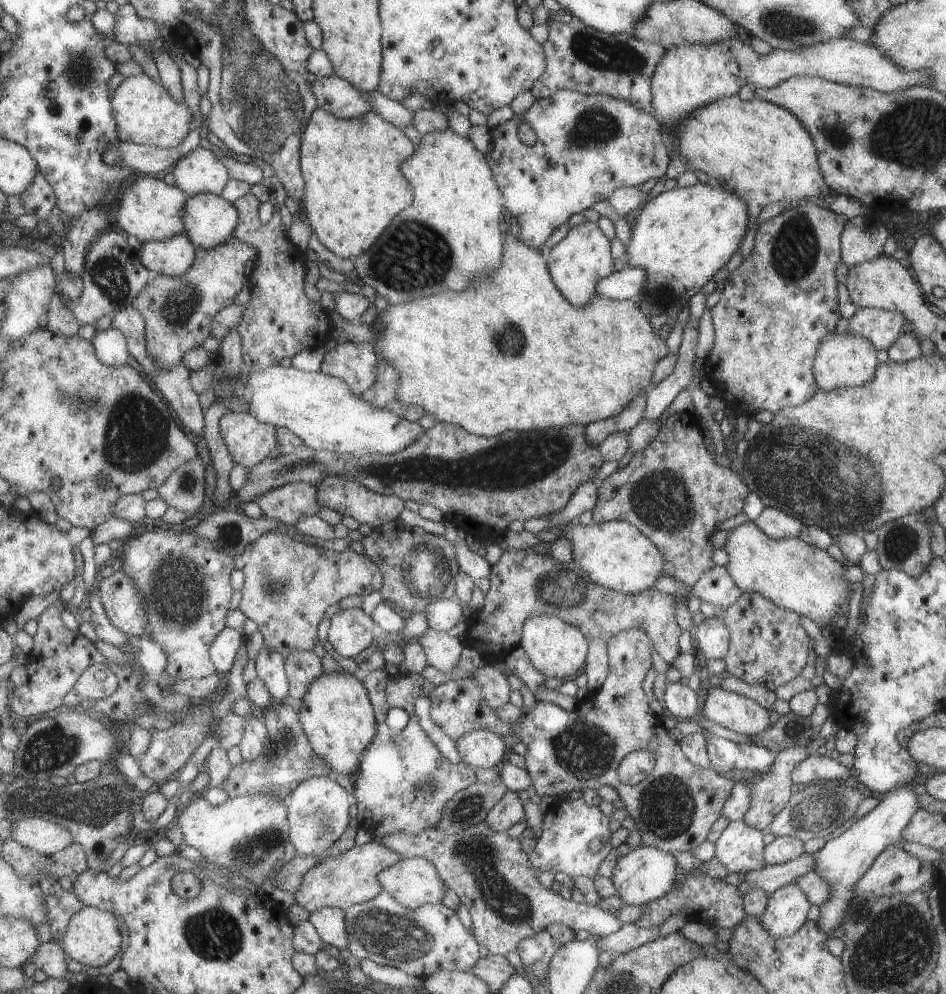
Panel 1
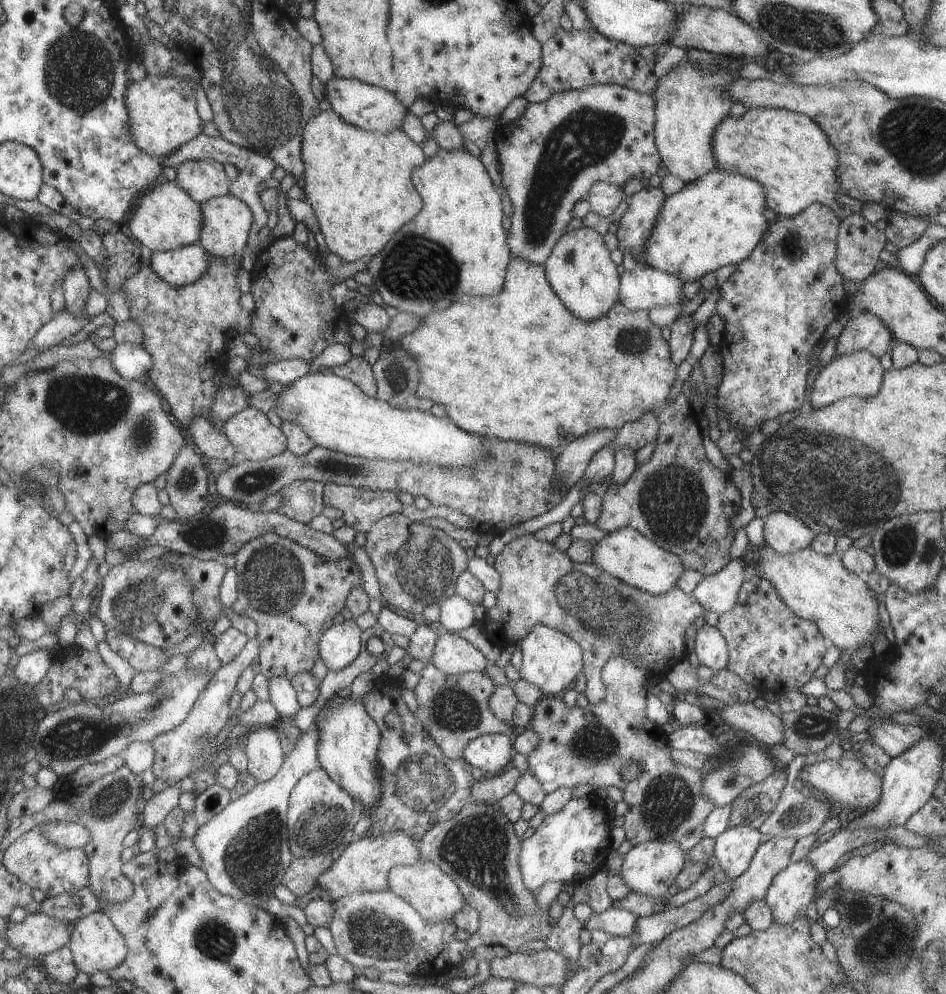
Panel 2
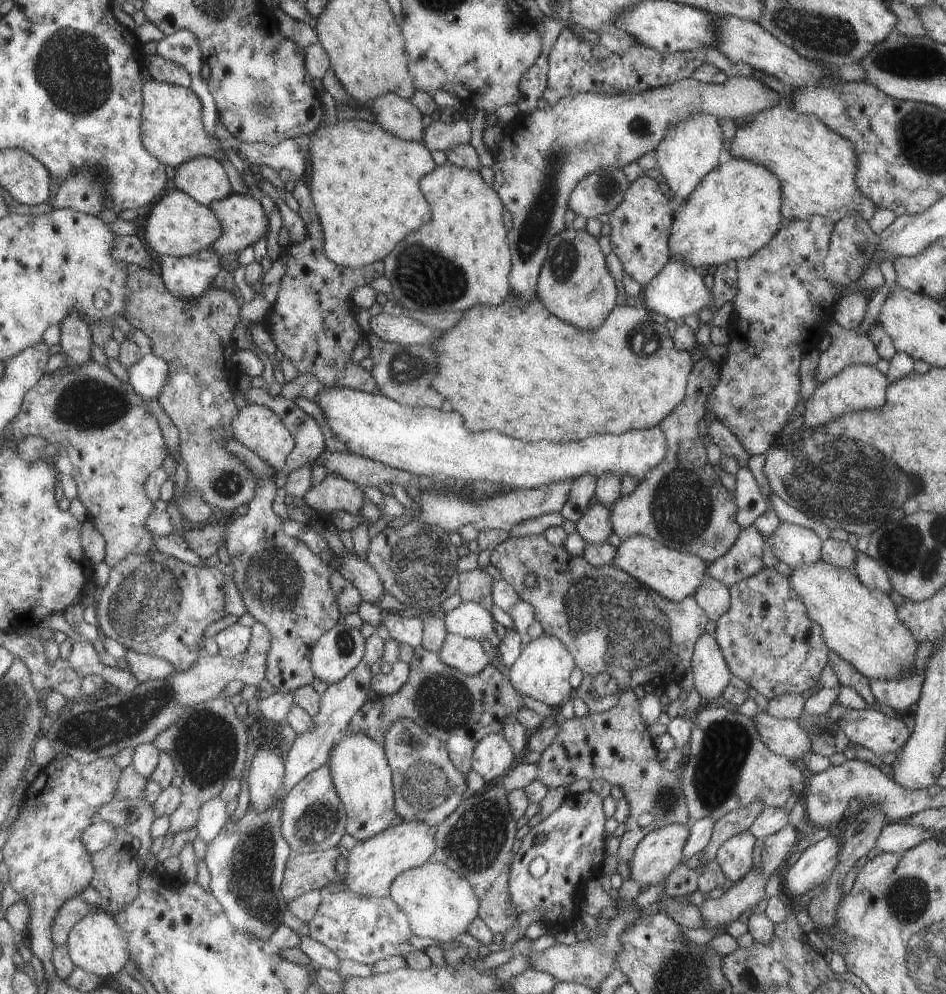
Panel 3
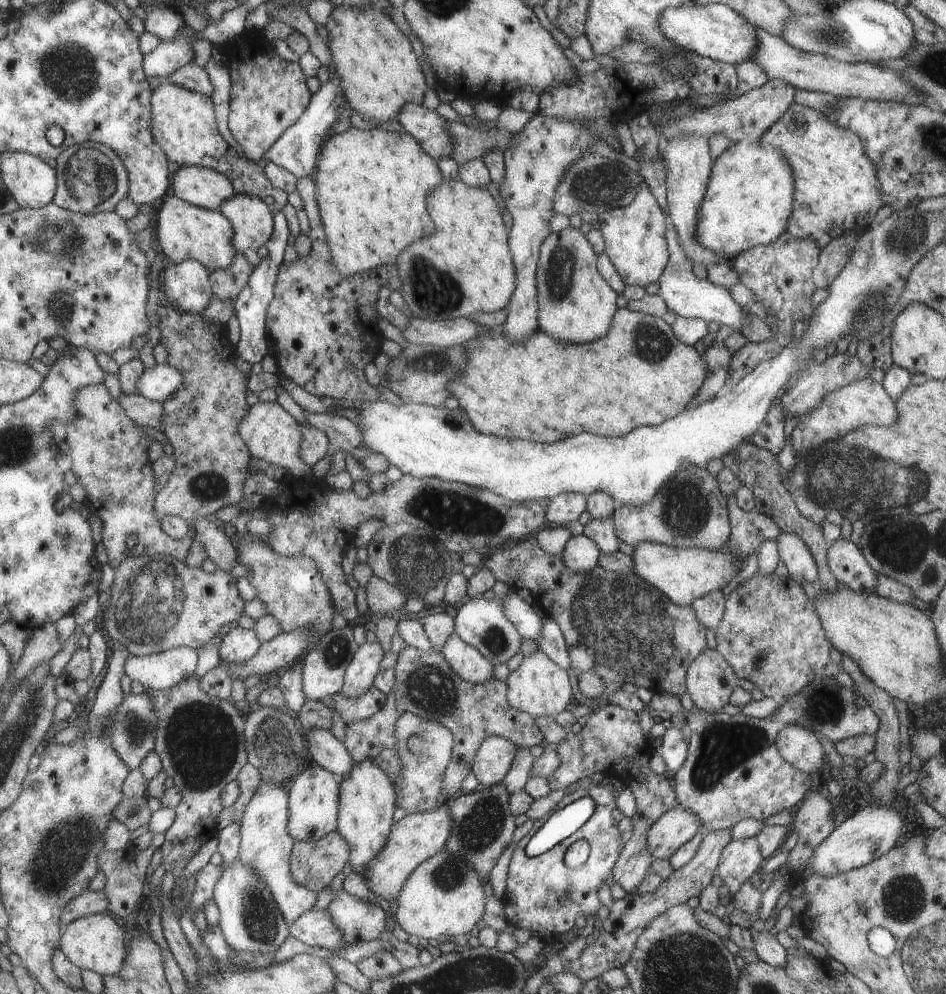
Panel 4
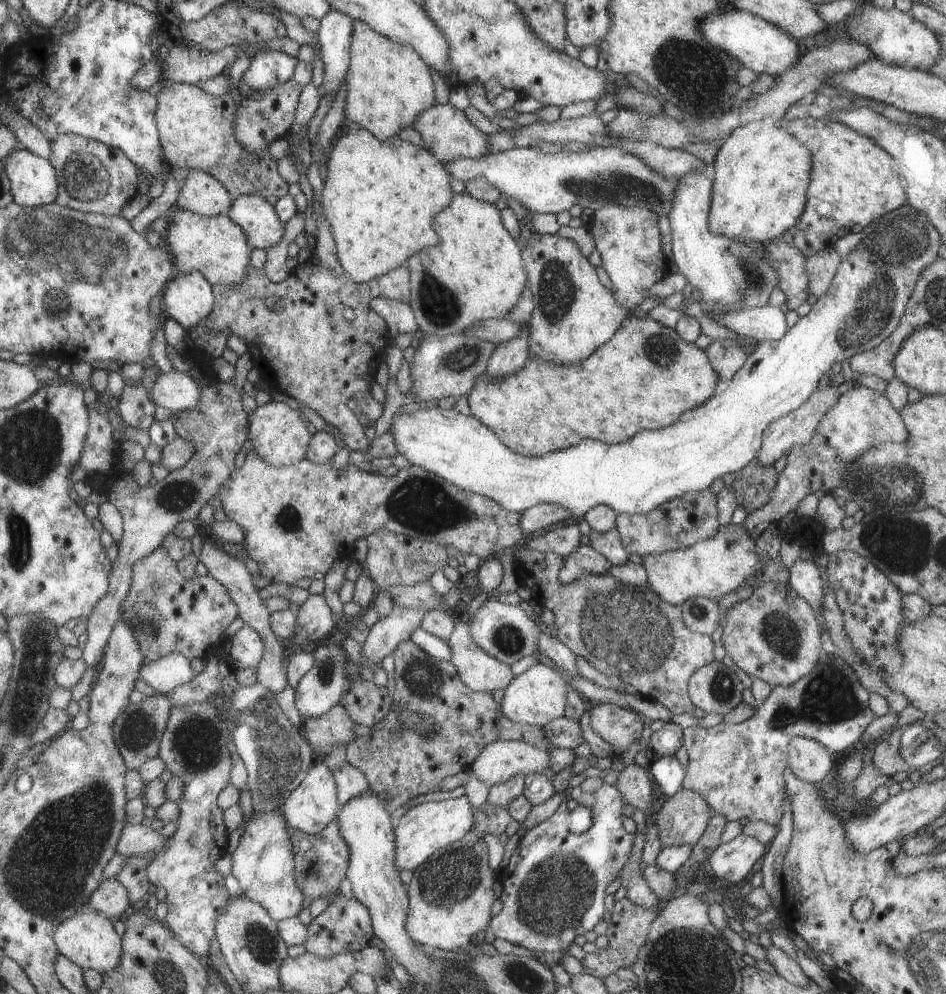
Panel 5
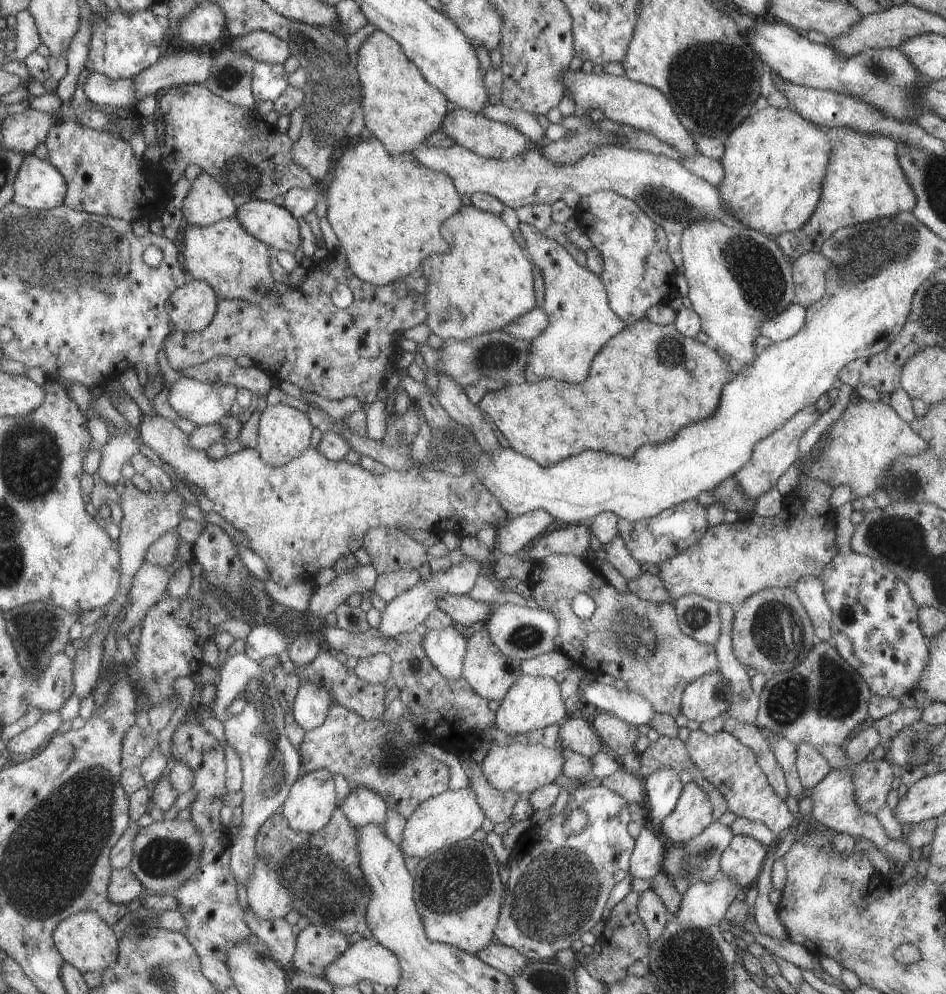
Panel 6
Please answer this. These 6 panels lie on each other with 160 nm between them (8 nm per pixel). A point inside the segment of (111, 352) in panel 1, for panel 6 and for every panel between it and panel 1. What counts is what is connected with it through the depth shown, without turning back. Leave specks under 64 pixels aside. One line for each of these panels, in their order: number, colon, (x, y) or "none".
2: (133, 362)
3: (148, 376)
4: (160, 381)
5: (176, 391)
6: (200, 403)

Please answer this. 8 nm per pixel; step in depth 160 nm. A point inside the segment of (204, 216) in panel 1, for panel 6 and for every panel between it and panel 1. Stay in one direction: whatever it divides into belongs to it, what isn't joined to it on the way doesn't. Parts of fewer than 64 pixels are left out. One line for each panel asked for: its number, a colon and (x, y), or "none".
2: (226, 220)
3: (241, 217)
4: (253, 223)
5: (257, 218)
6: (275, 226)

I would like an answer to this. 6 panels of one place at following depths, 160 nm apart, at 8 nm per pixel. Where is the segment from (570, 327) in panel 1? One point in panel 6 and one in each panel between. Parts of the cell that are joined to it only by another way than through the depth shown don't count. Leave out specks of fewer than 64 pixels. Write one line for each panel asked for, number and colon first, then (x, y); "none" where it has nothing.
2: (598, 375)
3: (494, 361)
4: (638, 374)
5: (643, 378)
6: (634, 396)

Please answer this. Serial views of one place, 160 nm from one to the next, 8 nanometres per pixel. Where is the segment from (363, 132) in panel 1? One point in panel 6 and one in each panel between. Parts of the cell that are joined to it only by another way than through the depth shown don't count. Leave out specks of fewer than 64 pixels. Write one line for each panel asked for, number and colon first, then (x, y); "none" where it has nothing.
2: (359, 184)
3: (364, 182)
4: (373, 186)
5: (375, 231)
6: (384, 209)

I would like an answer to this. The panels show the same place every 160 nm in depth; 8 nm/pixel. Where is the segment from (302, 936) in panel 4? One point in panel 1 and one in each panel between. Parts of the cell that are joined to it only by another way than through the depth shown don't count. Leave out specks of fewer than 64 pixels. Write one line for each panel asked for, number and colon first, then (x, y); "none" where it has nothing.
1: (418, 941)
2: (380, 930)
3: (365, 930)

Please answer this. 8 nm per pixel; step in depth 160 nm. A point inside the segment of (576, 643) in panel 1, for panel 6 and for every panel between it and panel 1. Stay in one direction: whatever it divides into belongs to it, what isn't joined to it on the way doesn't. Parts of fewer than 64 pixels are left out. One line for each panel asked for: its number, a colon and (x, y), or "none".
2: (549, 658)
3: (541, 672)
4: (538, 687)
5: (537, 696)
6: (533, 702)

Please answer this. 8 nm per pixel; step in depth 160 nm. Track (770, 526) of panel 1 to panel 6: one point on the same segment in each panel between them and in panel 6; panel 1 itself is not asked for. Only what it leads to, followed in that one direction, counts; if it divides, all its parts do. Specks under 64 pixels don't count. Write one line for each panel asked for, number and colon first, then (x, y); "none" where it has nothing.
2: (784, 534)
3: (795, 545)
4: (800, 565)
5: (805, 580)
6: (809, 590)

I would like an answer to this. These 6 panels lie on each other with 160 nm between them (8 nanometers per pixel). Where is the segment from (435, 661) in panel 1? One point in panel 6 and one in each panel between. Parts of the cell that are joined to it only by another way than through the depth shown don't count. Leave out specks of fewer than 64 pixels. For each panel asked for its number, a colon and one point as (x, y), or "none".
2: (453, 655)
3: (466, 655)
4: (472, 667)
5: (480, 672)
6: (490, 673)

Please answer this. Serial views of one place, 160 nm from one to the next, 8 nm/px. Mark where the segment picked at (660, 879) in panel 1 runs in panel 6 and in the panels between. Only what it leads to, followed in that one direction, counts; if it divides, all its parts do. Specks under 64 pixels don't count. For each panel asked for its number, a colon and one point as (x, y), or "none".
2: (649, 868)
3: (658, 853)
4: (675, 828)
5: (682, 820)
6: (693, 813)

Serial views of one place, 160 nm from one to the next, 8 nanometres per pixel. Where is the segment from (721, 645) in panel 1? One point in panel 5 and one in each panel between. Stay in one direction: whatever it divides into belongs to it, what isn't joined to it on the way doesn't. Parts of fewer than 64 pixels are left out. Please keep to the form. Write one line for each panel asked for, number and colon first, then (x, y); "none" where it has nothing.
2: (711, 649)
3: (711, 672)
4: (710, 680)
5: (714, 689)

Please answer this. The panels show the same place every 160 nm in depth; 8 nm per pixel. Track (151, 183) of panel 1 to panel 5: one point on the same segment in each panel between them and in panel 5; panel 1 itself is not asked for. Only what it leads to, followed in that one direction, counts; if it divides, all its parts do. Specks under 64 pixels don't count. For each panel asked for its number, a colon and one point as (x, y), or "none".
2: (166, 218)
3: (177, 226)
4: (185, 231)
5: (217, 248)

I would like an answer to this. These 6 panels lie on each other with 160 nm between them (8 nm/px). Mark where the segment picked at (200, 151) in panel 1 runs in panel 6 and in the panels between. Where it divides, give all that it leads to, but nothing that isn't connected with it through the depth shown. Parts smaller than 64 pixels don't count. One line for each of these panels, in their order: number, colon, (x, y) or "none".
2: (203, 179)
3: (202, 178)
4: (201, 187)
5: (200, 193)
6: (206, 202)

